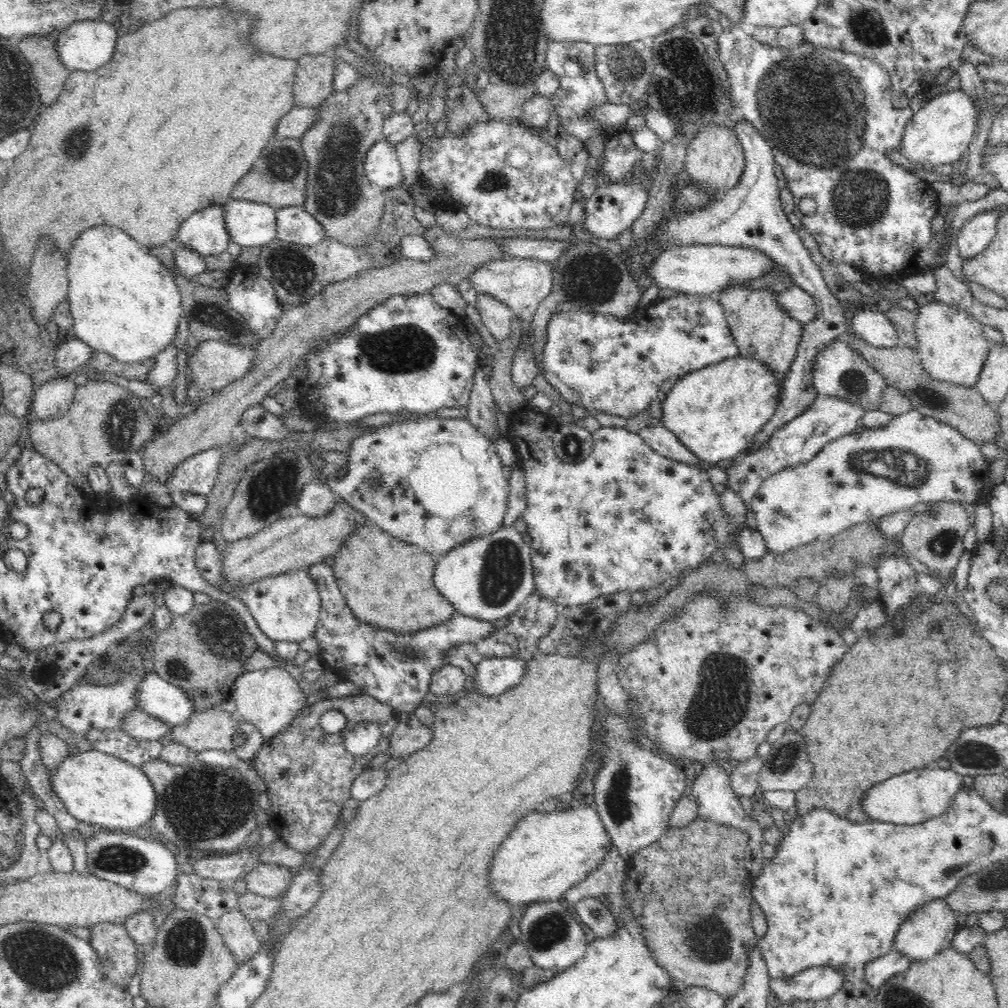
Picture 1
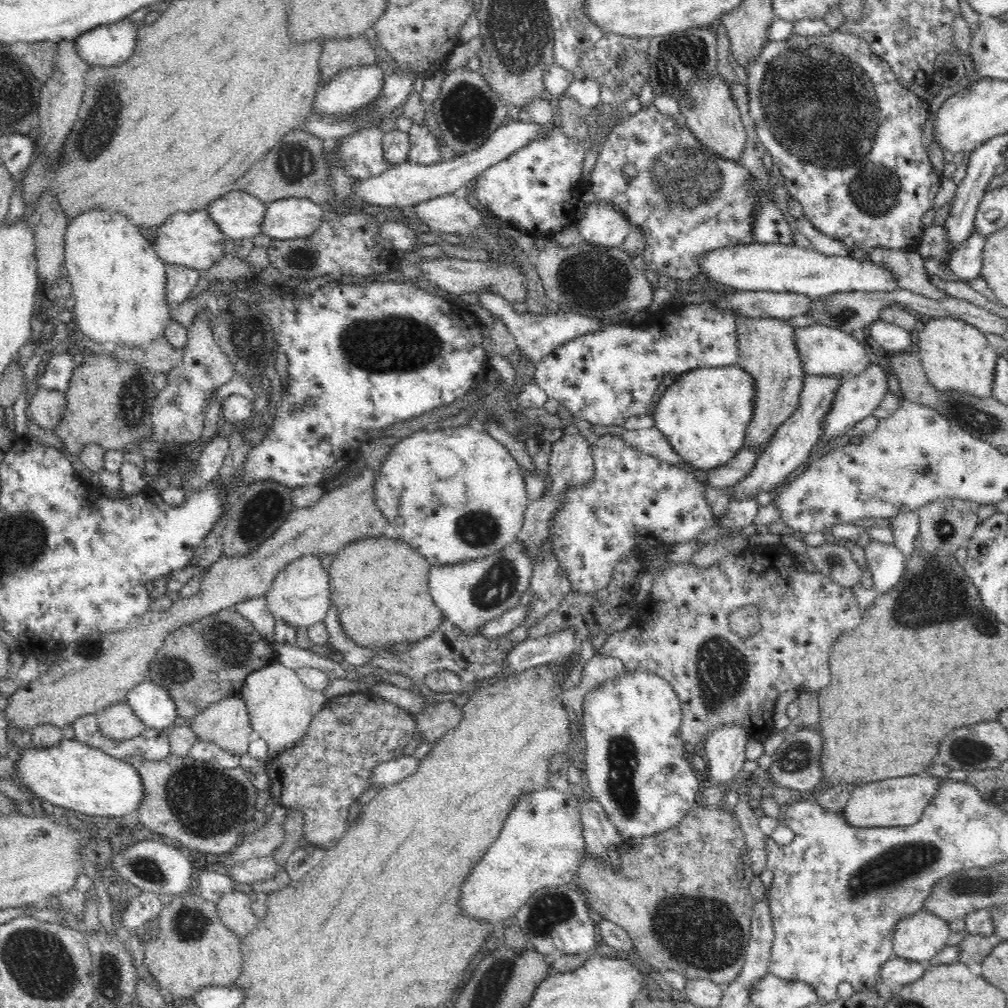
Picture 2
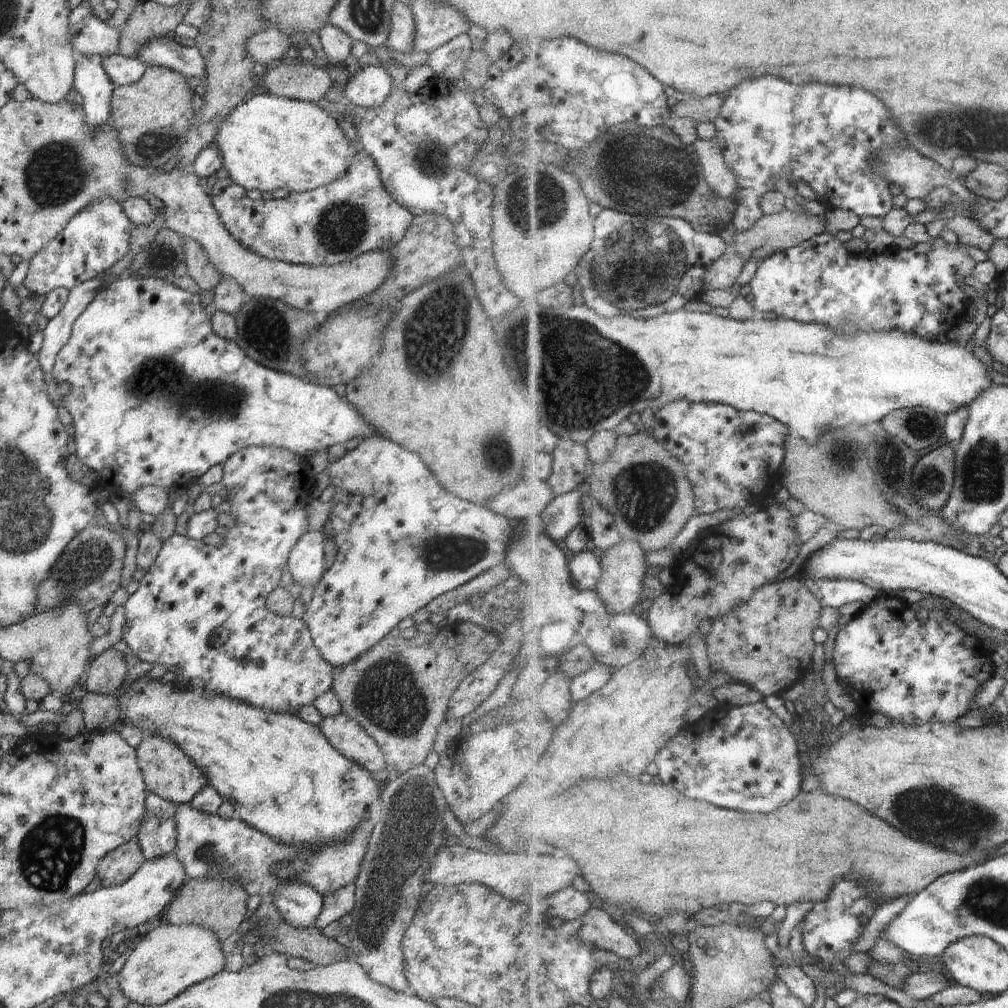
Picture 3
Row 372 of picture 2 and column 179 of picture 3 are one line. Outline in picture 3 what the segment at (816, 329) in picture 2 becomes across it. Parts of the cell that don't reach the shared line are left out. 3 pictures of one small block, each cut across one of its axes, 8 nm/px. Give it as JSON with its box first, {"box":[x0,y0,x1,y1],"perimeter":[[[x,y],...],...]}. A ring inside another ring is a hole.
{"box":[175,804,373,900],"perimeter":[[[188,804],[176,806],[177,845],[175,853],[189,879],[202,880],[207,877],[224,876],[224,878],[238,883],[251,896],[252,900],[254,896],[259,896],[261,900],[272,898],[270,894],[278,891],[279,887],[285,883],[310,885],[323,897],[349,885],[359,873],[361,862],[364,860],[367,851],[367,838],[370,836],[370,830],[373,826],[372,818],[368,822],[366,819],[360,821],[359,825],[342,842],[330,841],[317,847],[309,844],[305,844],[305,846],[287,845],[282,841],[271,839],[266,833],[260,832],[257,828],[252,828],[235,816],[226,819],[219,817],[216,813],[203,813]]]}

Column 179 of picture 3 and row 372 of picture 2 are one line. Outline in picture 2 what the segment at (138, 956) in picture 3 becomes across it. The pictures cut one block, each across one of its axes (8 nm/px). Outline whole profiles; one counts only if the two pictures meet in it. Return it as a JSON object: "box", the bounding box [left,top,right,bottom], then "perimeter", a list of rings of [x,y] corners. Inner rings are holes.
{"box":[915,316,1000,398],"perimeter":[[[954,316],[930,318],[916,332],[915,349],[928,380],[936,389],[976,398],[988,398],[992,395],[994,370],[1000,354],[992,348],[986,335],[975,326]]]}

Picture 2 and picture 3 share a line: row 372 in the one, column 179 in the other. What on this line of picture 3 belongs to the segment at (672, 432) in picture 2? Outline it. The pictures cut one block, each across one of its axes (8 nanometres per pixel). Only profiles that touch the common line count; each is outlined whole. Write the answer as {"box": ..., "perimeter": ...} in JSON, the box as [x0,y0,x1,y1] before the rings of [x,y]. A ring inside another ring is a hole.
{"box":[116,673,382,847],"perimeter":[[[148,673],[140,676],[138,679],[132,680],[130,684],[124,686],[116,692],[119,704],[119,723],[136,726],[144,734],[158,735],[162,739],[169,740],[171,743],[178,745],[192,760],[192,762],[204,773],[210,785],[212,785],[224,800],[233,803],[235,810],[235,818],[243,820],[252,828],[257,828],[260,832],[266,833],[271,839],[282,841],[287,845],[304,845],[309,844],[317,847],[322,843],[326,844],[330,841],[344,840],[364,819],[370,820],[371,814],[375,807],[380,803],[380,792],[382,787],[375,782],[364,767],[348,760],[342,756],[322,734],[321,729],[310,723],[304,722],[298,715],[290,713],[277,713],[267,711],[263,708],[255,707],[254,705],[246,704],[244,701],[233,699],[232,697],[223,695],[222,693],[213,693],[203,691],[202,689],[187,689],[180,685],[174,686],[173,683],[164,683],[161,679],[152,679]]]}

